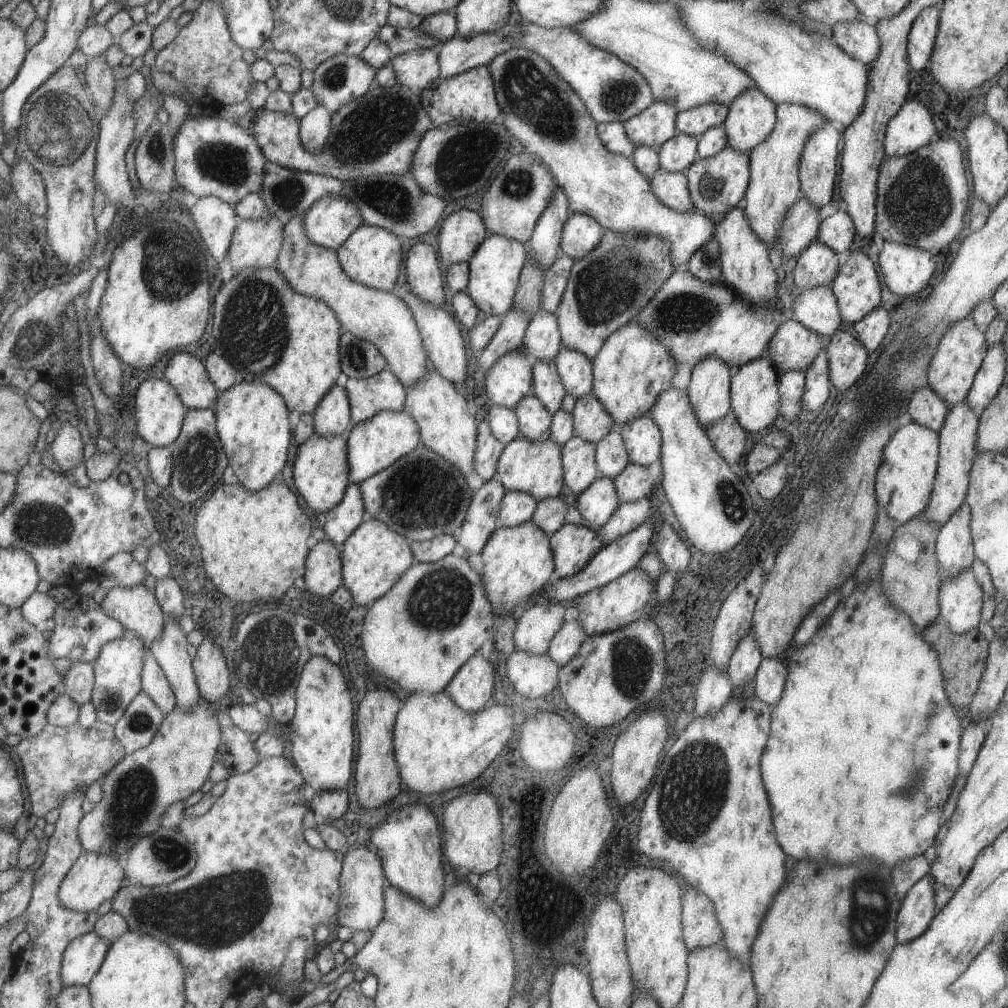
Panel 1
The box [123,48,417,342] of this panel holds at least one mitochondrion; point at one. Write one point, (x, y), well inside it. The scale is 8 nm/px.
(168, 276)

